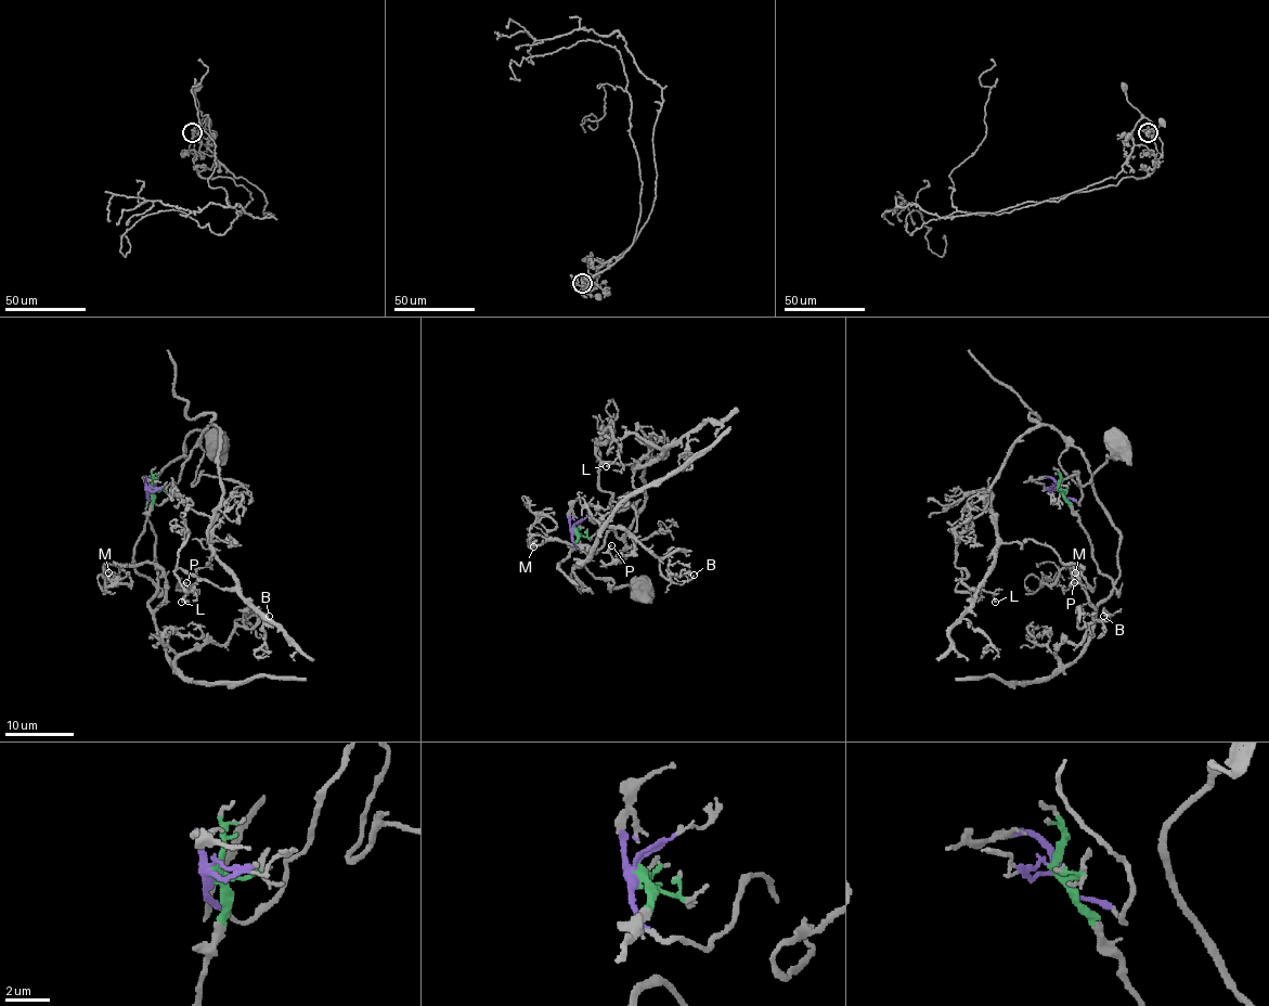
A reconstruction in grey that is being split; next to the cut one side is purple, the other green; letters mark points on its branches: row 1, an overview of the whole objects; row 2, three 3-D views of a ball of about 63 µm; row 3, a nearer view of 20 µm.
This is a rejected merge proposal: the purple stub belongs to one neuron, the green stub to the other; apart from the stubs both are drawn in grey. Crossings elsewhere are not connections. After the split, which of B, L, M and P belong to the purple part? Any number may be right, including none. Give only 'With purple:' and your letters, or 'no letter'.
With purple: L, P

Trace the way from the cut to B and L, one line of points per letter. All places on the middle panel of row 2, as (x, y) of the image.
B: (572, 529), (578, 539), (558, 567), (575, 584), (573, 569), (607, 527), (624, 527), (674, 582), (693, 576)
L: (572, 530), (594, 553), (620, 538), (645, 500), (646, 458), (634, 468), (660, 451), (610, 428), (607, 466)

